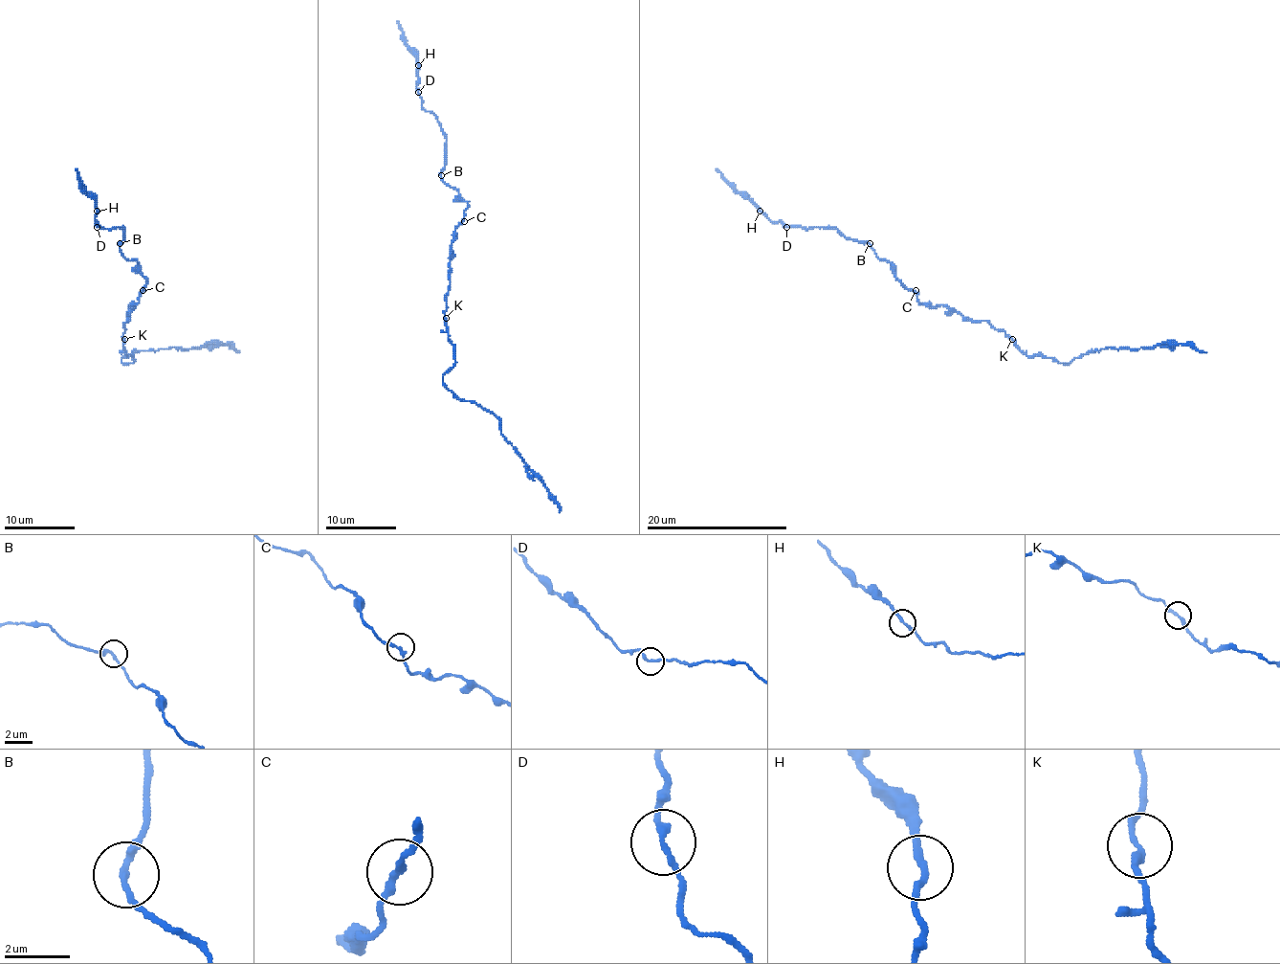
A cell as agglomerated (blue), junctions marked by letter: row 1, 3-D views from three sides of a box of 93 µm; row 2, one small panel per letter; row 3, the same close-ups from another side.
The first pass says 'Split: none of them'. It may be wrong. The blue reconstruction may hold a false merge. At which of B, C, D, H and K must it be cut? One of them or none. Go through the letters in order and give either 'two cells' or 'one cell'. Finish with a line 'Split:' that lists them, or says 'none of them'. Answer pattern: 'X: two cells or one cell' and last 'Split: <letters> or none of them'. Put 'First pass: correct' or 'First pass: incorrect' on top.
First pass: correct
B: one cell
C: one cell
D: one cell
H: one cell
K: one cell
Split: none of them

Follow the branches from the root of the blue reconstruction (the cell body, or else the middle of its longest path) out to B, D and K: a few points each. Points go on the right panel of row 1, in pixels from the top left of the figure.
B: (958, 313), (941, 304), (922, 304), (895, 277), (893, 267), (876, 256), (870, 243)
D: (958, 313), (941, 304), (922, 304), (868, 243), (848, 239), (836, 229), (786, 227)
K: (958, 313), (973, 321), (985, 321), (1012, 338)

